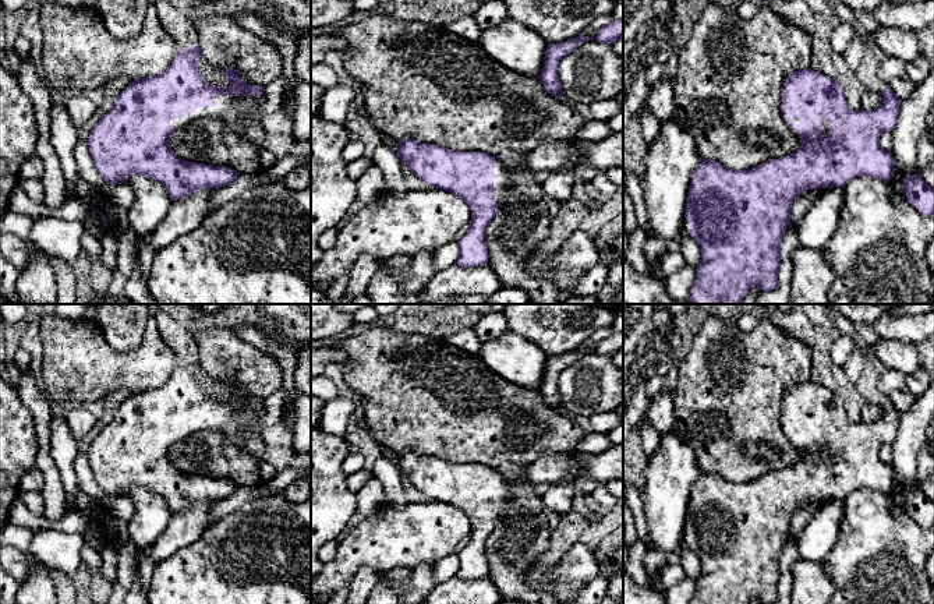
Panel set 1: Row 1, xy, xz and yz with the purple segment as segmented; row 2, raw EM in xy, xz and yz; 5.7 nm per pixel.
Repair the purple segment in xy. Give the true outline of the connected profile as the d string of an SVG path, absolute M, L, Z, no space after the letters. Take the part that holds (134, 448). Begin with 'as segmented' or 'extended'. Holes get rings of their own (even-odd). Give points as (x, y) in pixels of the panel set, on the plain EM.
extended; M198 357L181 361L163 385L130 396L116 410L112 421L92 441L88 449L89 465L98 485L107 497L123 497L132 487L144 487L160 495L166 501L169 509L176 513L187 509L195 502L219 502L237 491L238 485L229 480L183 473L176 469L170 459L171 446L199 430L220 430L230 434L237 432L247 423L261 424L263 418L265 399L247 396L233 379L219 382L231 396L229 400L210 398L204 392L197 379L201 371L204 370Z

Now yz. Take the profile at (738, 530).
extended; M810 379L793 384L782 400L782 430L800 451L799 460L781 471L770 471L749 483L733 483L710 471L700 473L689 498L684 531L691 536L686 541L698 555L700 576L696 579L696 594L691 604L749 604L757 598L763 604L778 598L781 580L781 552L790 537L793 512L807 502L845 499L856 490L875 490L889 494L894 490L895 473L891 465L880 459L880 448L891 444L896 434L901 412L889 399L881 406L882 417L874 423L852 423L843 402L835 392Z

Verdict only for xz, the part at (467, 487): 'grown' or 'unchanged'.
grown

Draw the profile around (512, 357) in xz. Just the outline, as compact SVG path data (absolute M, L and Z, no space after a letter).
M506 332L484 342L477 353L498 377L519 386L538 389L548 354L517 333Z

